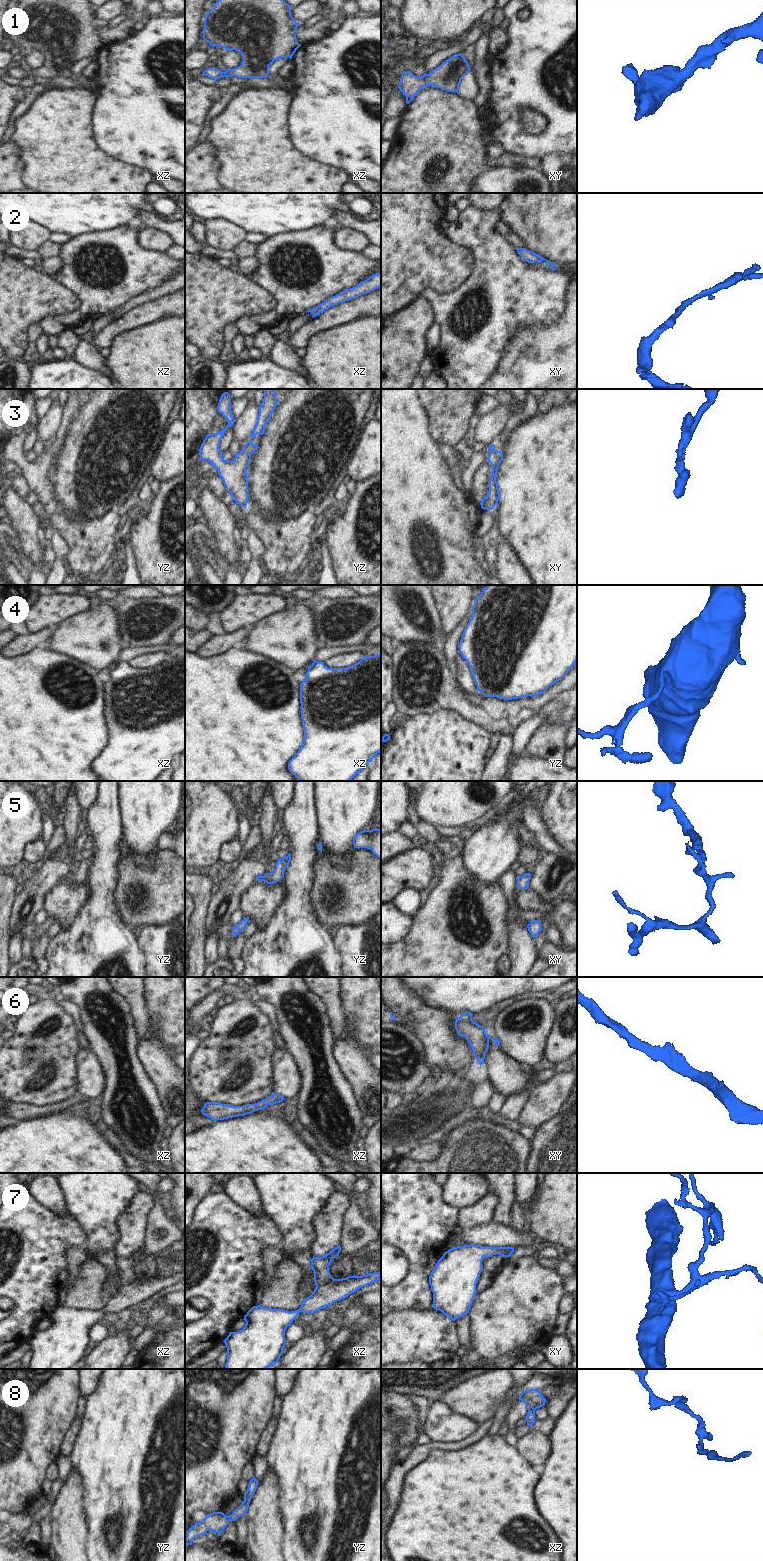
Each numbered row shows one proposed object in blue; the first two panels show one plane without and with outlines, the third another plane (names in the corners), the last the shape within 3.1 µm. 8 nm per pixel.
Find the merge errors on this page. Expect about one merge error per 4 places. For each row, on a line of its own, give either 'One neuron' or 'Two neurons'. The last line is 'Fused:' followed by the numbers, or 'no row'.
1: One neuron
2: One neuron
3: One neuron
4: One neuron
5: One neuron
6: One neuron
7: One neuron
8: One neuron
Fused: no row

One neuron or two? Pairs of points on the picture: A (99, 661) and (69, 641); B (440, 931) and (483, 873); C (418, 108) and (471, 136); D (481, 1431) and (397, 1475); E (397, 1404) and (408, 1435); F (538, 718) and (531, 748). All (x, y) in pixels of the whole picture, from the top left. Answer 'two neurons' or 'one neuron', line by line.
A: one neuron
B: two neurons
C: one neuron
D: one neuron
E: one neuron
F: two neurons

